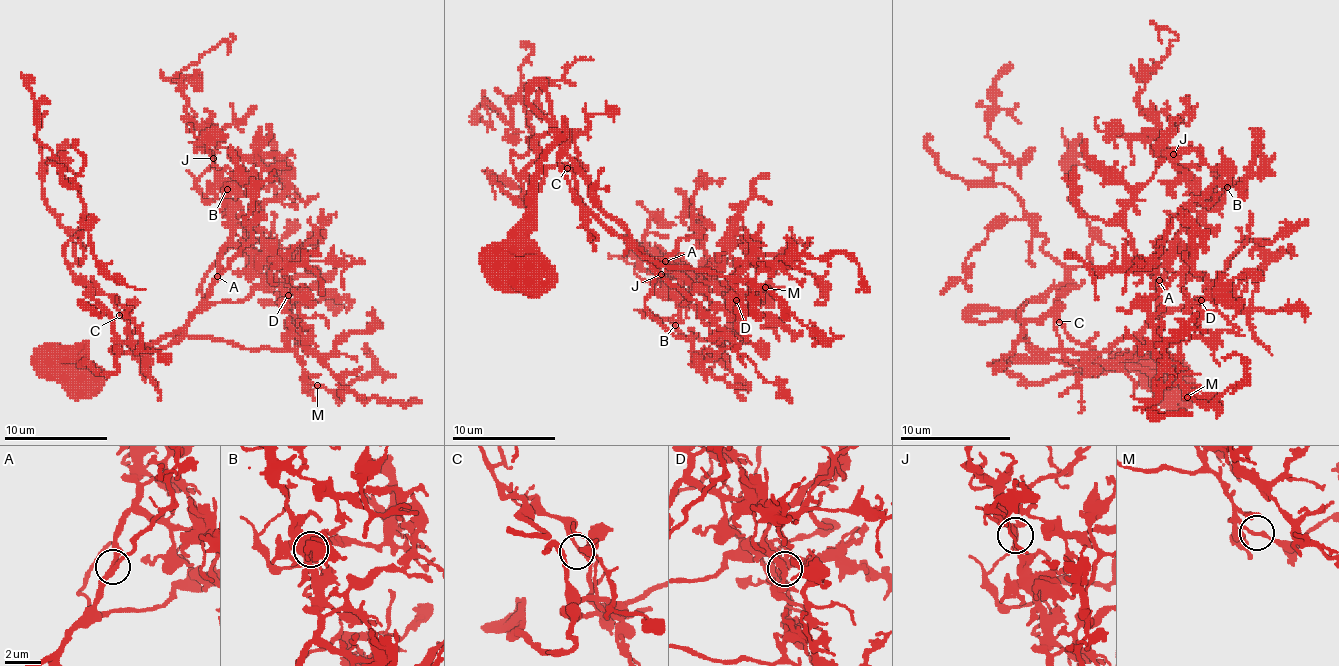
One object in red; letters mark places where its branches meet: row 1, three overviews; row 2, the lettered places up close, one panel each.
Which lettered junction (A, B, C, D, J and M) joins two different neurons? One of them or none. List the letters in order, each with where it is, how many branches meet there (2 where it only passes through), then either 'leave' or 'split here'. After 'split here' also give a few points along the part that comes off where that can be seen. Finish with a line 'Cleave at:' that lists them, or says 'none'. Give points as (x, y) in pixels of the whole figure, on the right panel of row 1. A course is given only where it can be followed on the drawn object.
A: (1159, 280) | 3 | leave
B: (1227, 187) | 3 | leave
C: (1059, 322) | 4 | leave
D: (1201, 300) | 3 | leave
J: (1173, 154) | 3 | leave
M: (1187, 397) | 2 | leave
Cleave at: none

